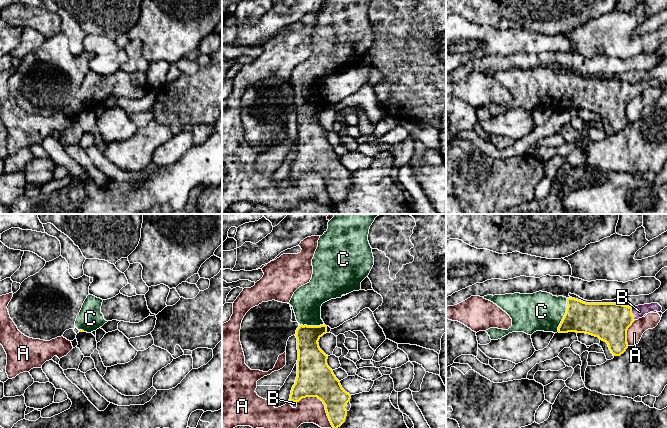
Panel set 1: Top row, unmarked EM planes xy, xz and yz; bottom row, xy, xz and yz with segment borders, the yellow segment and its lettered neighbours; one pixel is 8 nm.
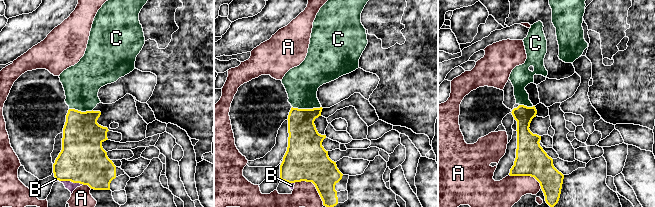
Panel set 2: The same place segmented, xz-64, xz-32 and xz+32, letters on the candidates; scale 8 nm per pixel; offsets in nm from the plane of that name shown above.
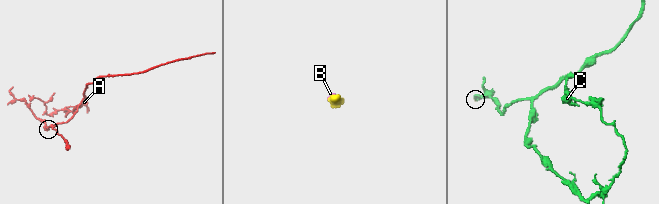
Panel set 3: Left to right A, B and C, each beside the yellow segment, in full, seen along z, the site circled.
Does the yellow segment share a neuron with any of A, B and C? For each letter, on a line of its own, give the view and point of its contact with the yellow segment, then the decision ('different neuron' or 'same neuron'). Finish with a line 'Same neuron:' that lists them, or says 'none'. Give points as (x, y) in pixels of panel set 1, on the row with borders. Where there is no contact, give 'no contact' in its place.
A: contact xz (322, 401); different neuron
B: contact yz (632, 314); same neuron
C: contact yz (564, 315); same neuron
Same neuron: B, C

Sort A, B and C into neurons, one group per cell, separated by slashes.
A / B C

